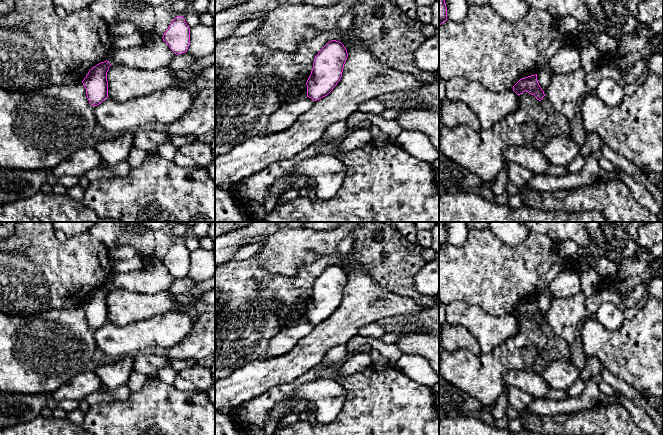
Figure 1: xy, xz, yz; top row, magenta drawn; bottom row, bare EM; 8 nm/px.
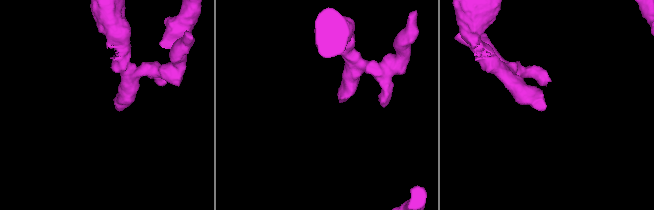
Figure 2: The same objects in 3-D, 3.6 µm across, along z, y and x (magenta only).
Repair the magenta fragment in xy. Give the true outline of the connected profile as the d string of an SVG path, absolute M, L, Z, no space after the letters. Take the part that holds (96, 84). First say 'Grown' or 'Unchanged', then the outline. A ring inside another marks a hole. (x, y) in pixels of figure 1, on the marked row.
Unchanged. M106 60L92 67L82 81L89 103L93 106L101 104L108 98L107 72L111 64Z

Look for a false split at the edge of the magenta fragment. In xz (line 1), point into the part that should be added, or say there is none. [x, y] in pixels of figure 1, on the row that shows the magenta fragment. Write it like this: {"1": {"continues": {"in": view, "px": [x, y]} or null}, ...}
{"1": {"continues": null}}

